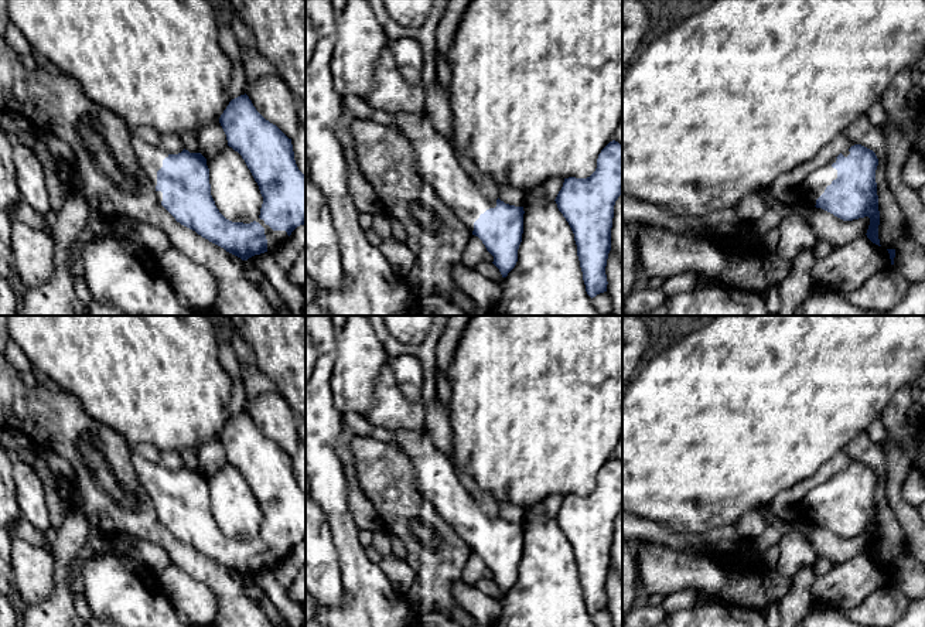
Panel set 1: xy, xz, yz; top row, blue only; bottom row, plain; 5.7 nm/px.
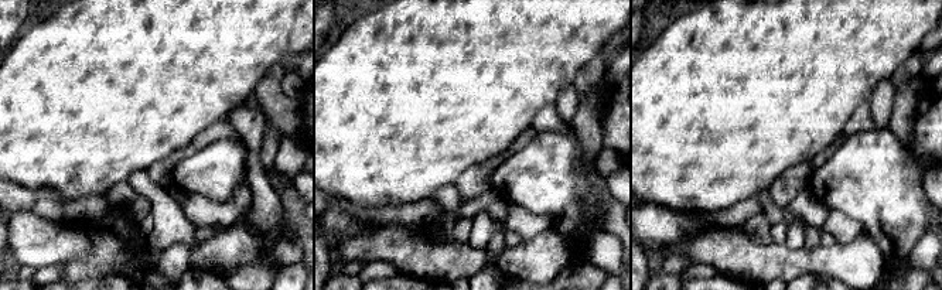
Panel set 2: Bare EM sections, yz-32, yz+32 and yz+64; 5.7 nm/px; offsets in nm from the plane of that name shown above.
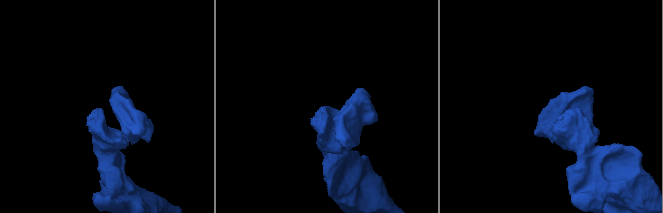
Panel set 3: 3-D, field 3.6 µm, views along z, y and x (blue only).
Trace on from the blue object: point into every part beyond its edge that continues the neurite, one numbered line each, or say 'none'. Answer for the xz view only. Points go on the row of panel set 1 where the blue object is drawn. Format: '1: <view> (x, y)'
1: xz (436, 162)

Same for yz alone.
1: yz (813, 186)

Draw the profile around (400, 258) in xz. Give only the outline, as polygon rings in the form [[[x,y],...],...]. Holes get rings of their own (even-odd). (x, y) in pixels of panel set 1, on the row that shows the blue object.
[[[388,238],[383,239],[379,251],[402,279],[406,279],[414,268],[416,256],[405,242]]]

